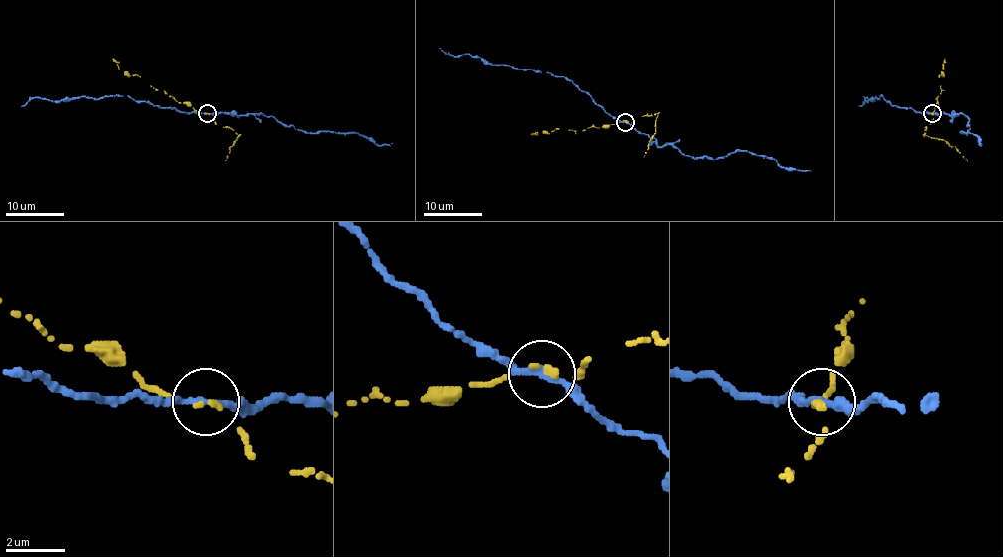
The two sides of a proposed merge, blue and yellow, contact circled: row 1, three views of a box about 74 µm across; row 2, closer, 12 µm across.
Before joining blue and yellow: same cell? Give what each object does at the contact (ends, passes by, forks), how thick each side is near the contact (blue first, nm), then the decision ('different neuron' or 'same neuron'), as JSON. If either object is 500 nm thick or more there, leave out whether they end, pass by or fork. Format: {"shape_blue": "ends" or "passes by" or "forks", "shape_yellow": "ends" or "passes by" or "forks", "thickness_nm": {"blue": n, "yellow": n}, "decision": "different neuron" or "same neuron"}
{"shape_blue": "passes by", "shape_yellow": "ends", "thickness_nm": {"blue": 240, "yellow": 240}, "decision": "different neuron"}

